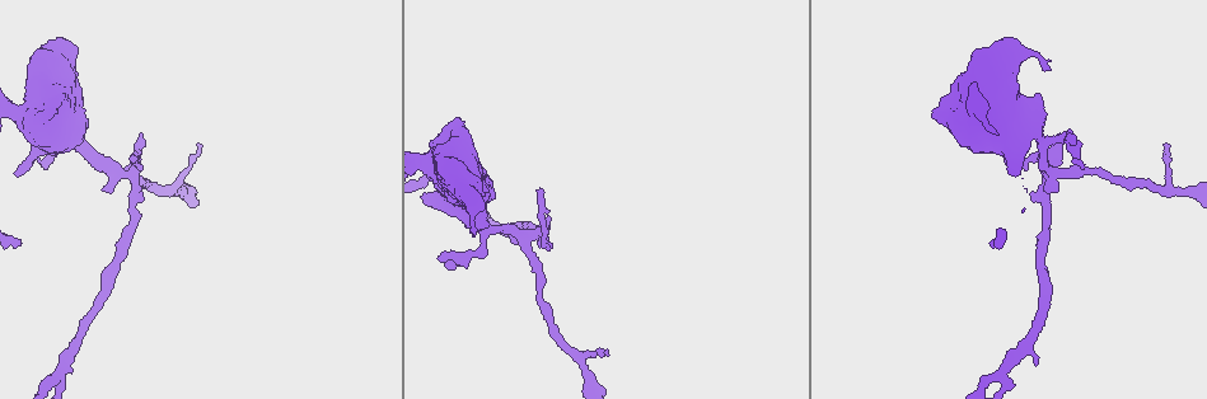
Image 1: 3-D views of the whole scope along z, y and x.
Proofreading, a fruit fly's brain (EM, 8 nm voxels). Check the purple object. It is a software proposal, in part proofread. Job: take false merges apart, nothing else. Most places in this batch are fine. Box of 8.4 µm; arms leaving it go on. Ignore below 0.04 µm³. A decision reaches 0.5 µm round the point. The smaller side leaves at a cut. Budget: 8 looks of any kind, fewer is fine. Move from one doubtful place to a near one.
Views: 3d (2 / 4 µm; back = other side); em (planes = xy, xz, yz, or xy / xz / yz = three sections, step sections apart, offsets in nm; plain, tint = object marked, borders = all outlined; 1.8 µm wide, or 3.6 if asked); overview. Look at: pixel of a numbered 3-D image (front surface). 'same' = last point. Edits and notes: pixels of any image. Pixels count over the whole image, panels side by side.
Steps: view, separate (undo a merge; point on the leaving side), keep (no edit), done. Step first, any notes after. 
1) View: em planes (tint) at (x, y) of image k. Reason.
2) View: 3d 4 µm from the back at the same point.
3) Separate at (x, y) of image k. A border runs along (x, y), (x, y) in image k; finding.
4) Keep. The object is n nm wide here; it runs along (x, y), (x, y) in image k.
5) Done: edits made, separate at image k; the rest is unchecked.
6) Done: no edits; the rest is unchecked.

View: em 3.6 µm yz step 16 (tint) at (1050, 171) of image 1. Three arms meet.

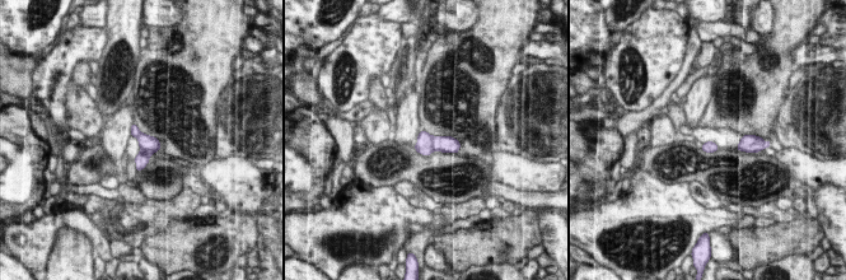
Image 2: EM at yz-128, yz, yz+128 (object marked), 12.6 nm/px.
Separate at (424, 145) of image 2. A border runs along (431, 136), (434, 150) in image 2; a second cell is stuck on.

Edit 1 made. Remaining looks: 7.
View: em 3.6 µm xz step 16 (tint) at (986, 94) of image 1. Sharp bend.

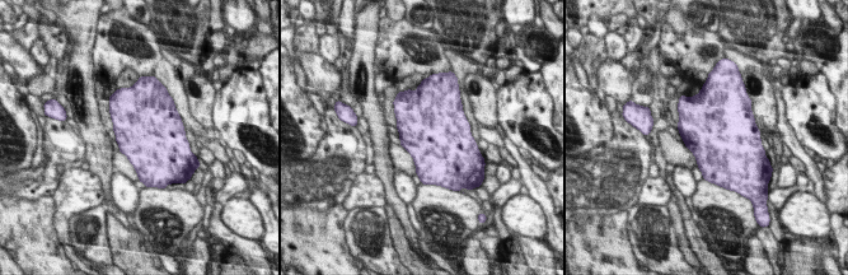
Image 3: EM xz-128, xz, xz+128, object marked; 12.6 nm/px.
Keep. Continuous, no second cell.

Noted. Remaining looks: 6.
Done: edits made, separate at image 2; the rest is unchecked.

